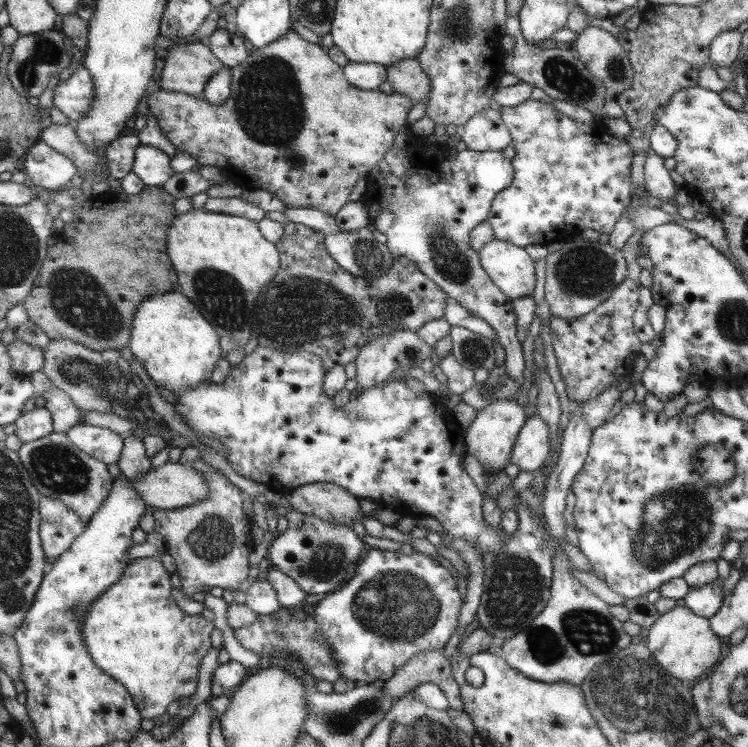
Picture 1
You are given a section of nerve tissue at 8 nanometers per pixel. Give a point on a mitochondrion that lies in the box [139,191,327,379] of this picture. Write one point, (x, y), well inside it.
(220, 293)

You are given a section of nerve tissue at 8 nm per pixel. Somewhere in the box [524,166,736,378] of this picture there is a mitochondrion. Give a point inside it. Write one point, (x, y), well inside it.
(585, 271)

